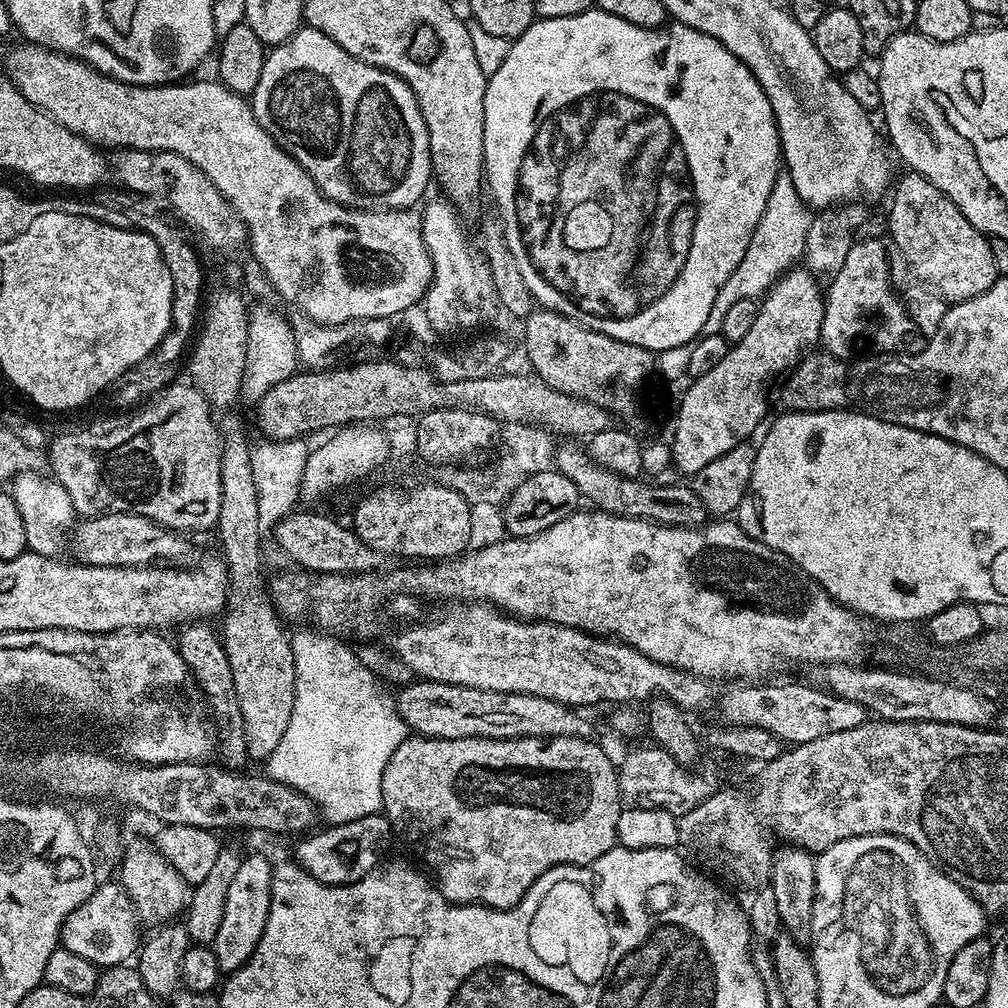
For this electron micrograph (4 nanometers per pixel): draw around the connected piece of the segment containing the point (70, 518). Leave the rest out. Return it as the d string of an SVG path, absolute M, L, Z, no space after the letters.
M38 471L17 474L16 479L11 481L10 495L13 502L18 506L18 514L22 514L22 526L26 530L26 542L28 543L27 551L37 552L39 556L59 557L63 548L65 551L70 540L69 533L73 531L78 520L74 506L70 502L70 494L66 494L63 486L51 475Z

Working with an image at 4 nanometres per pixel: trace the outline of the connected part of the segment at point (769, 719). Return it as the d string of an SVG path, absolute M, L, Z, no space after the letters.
M750 682L746 688L732 688L720 700L720 716L719 718L725 725L736 725L738 727L761 727L762 730L769 731L770 734L776 735L785 745L795 746L805 744L806 742L814 742L814 738L826 738L826 734L838 734L842 730L854 730L854 726L862 726L864 721L869 719L869 712L862 706L858 706L858 702L850 702L850 698L842 698L834 696L831 692L819 687L813 686L811 683L805 684L760 684L764 682Z

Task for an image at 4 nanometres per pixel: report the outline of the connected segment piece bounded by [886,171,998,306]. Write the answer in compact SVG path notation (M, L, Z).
M909 171L891 189L892 209L887 209L888 236L904 255L912 273L921 284L935 292L945 305L966 302L994 286L997 280L994 254L988 245L989 237L974 225L950 202L938 186L917 172Z

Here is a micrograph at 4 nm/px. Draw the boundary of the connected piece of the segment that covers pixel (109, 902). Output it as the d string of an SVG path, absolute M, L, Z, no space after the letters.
M118 882L101 883L92 891L90 898L86 898L86 902L66 918L60 927L60 944L70 950L70 954L78 954L101 969L124 966L137 955L142 940L139 927L136 907L124 887Z

